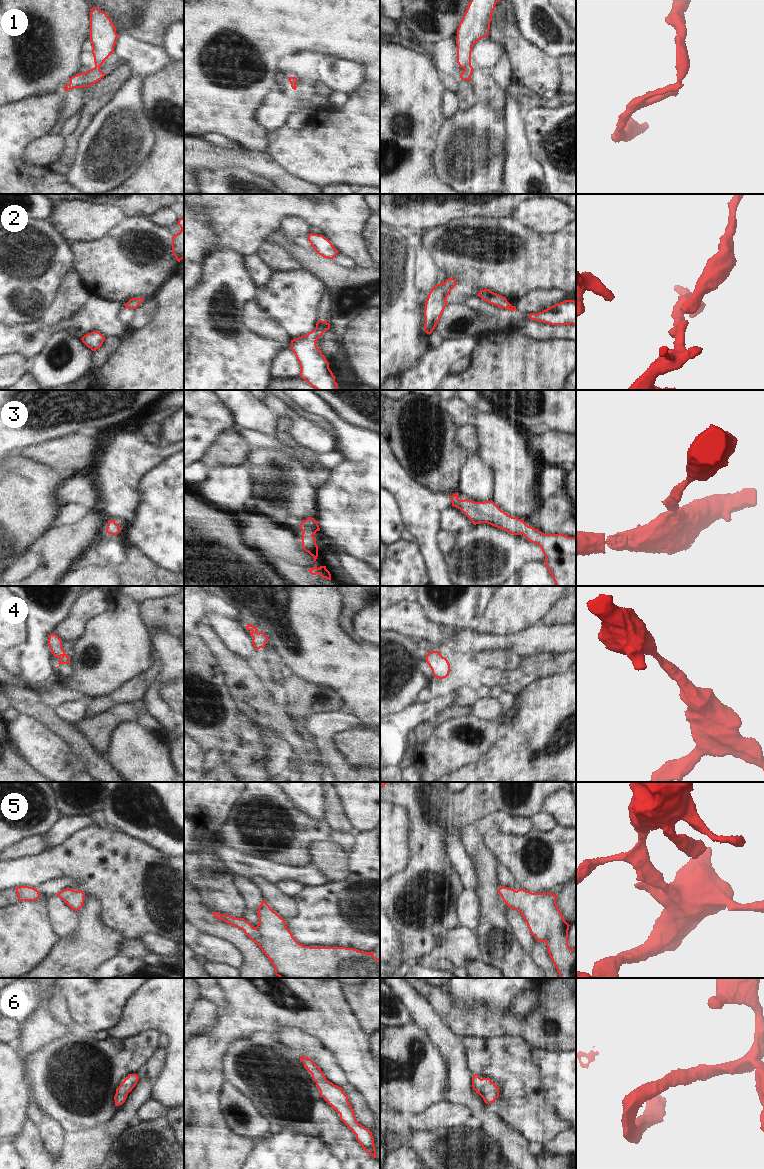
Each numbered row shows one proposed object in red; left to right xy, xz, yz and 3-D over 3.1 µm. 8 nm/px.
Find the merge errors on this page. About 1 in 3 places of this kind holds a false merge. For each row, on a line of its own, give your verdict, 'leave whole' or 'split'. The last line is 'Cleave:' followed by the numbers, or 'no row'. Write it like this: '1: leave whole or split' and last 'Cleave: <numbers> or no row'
1: split
2: split
3: leave whole
4: leave whole
5: leave whole
6: leave whole
Cleave: 1, 2

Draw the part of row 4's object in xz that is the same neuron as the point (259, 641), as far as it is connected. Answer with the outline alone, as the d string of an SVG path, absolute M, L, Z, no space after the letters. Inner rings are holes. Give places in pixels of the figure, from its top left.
M247 624L246 630L250 630L250 636L253 637L252 644L255 649L265 648L266 642L269 640L268 637L263 632L257 632L256 626Z

